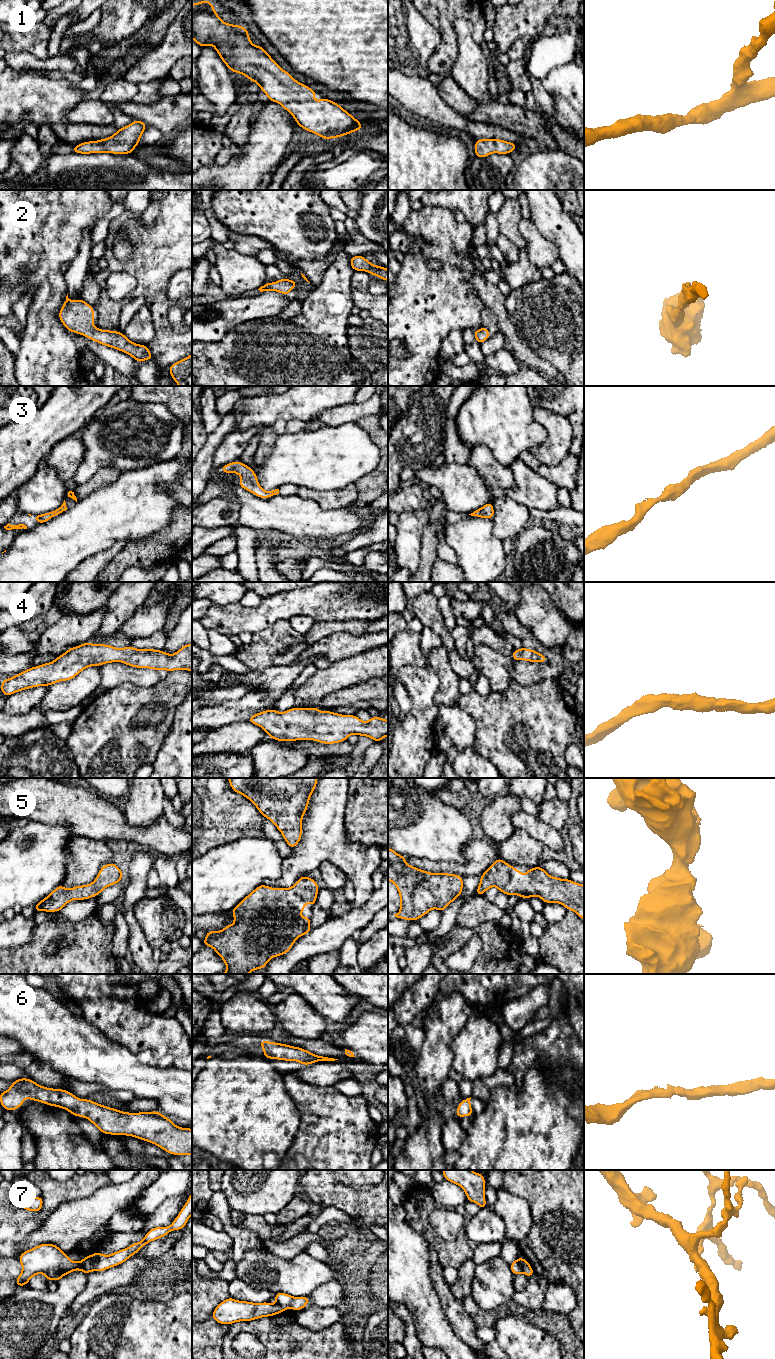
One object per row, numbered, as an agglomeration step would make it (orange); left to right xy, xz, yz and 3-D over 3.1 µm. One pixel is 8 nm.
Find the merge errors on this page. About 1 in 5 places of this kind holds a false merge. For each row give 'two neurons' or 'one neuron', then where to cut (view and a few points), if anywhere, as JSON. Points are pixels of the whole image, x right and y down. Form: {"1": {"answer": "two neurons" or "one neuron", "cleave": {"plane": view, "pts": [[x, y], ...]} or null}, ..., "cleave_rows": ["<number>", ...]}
{"1": {"answer": "one neuron", "cleave": null}, "2": {"answer": "one neuron", "cleave": null}, "3": {"answer": "one neuron", "cleave": null}, "4": {"answer": "one neuron", "cleave": null}, "5": {"answer": "one neuron", "cleave": null}, "6": {"answer": "one neuron", "cleave": null}, "7": {"answer": "two neurons", "cleave": {"plane": "yz", "pts": [[524, 1259], [522, 1272]]}}, "cleave_rows": ["7"]}

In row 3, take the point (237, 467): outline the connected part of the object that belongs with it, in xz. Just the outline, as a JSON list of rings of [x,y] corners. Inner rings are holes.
[[[234,461],[222,466],[221,470],[224,474],[236,473],[241,477],[239,486],[243,489],[253,493],[262,499],[267,499],[274,495],[279,494],[279,489],[272,491],[264,491],[258,482],[256,473],[251,469],[251,467],[241,463],[240,461]]]

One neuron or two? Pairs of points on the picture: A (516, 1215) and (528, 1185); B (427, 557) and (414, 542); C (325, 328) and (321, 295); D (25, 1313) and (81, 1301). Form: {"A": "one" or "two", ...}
{"A": "two", "B": "two", "C": "one", "D": "two"}

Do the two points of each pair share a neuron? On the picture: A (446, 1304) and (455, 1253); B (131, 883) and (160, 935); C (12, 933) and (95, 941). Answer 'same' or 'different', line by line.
A: different
B: different
C: different

